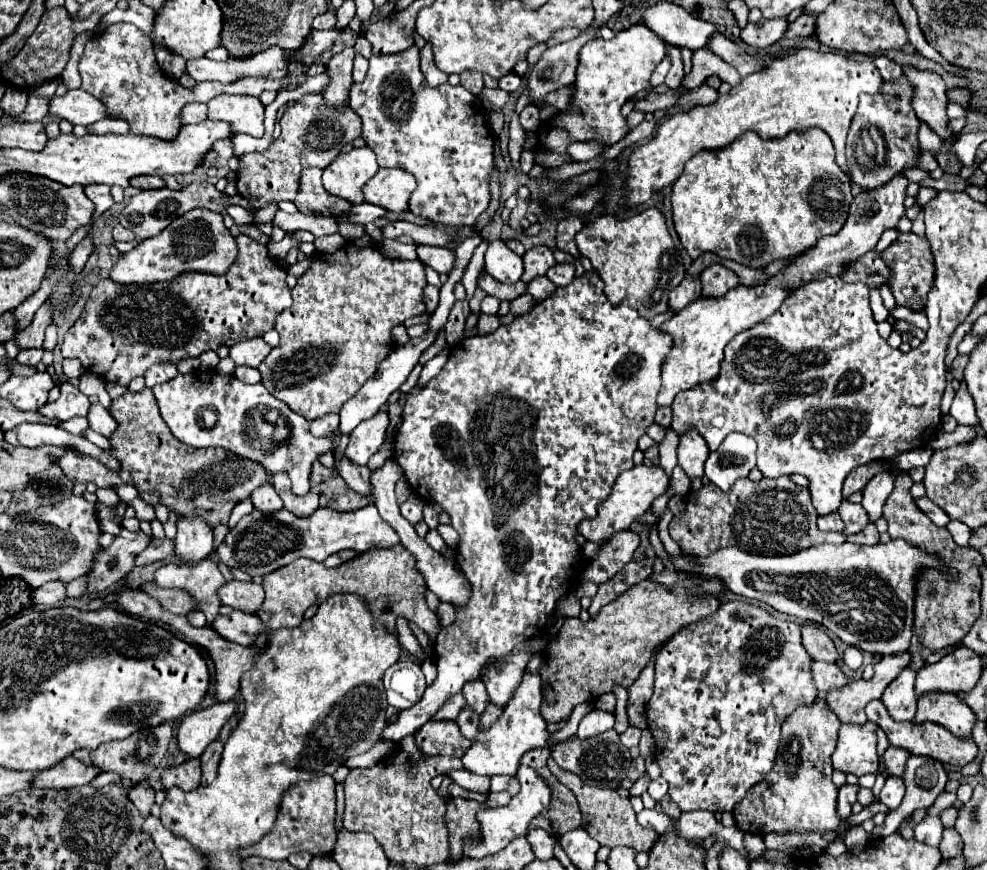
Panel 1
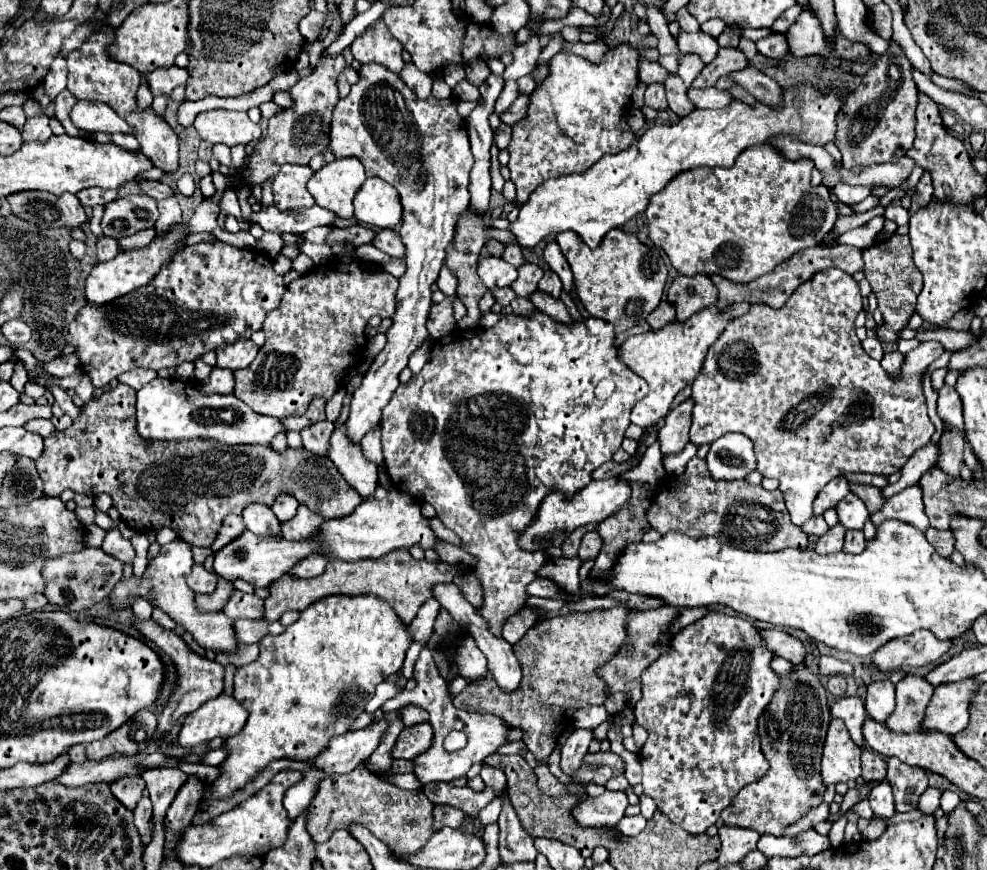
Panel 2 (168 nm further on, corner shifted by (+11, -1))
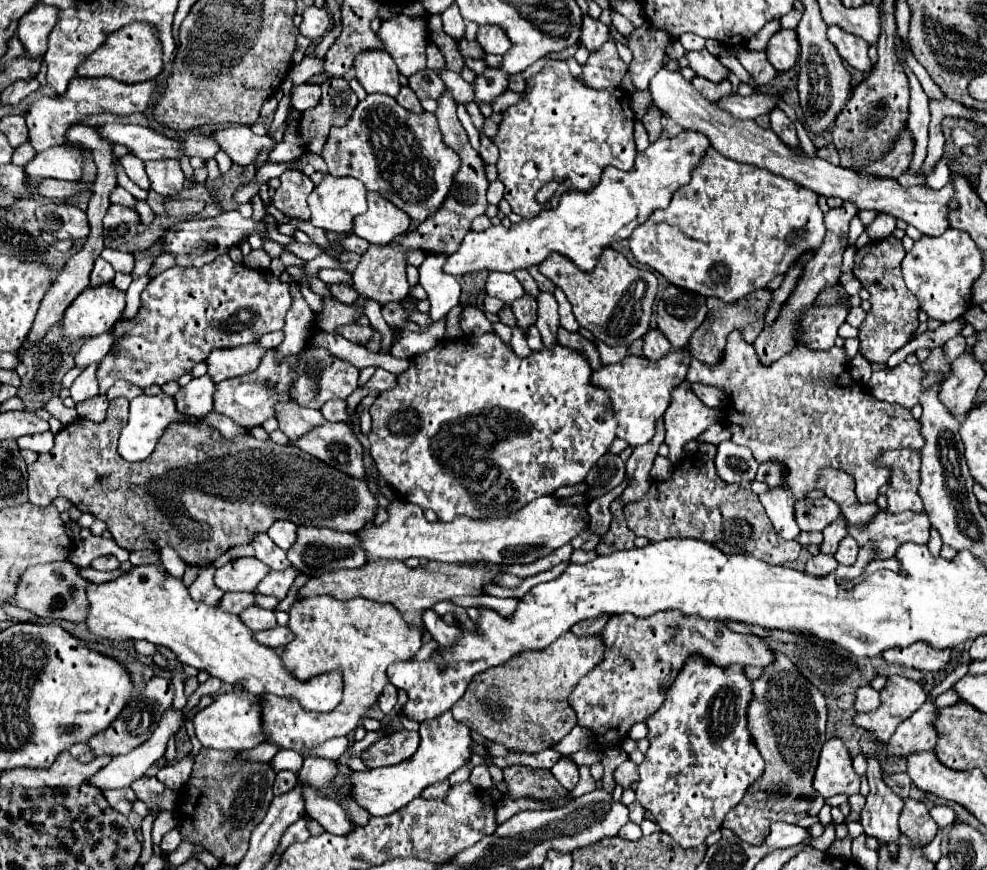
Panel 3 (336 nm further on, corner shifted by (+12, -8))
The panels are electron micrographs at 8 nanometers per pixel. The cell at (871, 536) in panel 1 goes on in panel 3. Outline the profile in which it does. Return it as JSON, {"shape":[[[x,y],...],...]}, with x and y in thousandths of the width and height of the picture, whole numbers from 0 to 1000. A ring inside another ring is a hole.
{"shape":[[[854,617],[852,624],[850,624],[850,631],[846,636],[846,643],[852,647],[852,649],[864,649],[868,645],[868,636],[870,636],[870,629],[866,624],[864,617]]]}

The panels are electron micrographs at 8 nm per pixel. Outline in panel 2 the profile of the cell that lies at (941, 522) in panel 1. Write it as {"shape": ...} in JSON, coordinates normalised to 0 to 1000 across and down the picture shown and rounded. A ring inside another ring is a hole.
{"shape":[[[922,559],[914,566],[910,566],[908,570],[900,572],[896,584],[881,593],[886,605],[892,605],[896,598],[902,598],[902,595],[924,602],[926,607],[930,607],[934,611],[938,611],[942,607],[940,593],[936,589],[936,579],[934,579],[934,566],[930,559]]]}

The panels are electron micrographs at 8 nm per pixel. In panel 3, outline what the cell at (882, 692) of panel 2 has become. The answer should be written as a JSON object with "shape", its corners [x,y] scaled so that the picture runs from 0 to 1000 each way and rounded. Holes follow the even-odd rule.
{"shape":[[[874,787],[866,794],[866,808],[864,815],[866,817],[884,817],[887,813],[891,813],[891,794],[882,792],[880,787]]]}

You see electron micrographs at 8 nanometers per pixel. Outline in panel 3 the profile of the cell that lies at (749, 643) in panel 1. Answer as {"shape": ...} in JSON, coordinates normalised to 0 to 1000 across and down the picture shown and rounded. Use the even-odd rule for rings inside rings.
{"shape":[[[700,755],[700,757],[696,760],[696,764],[692,767],[692,771],[686,776],[684,785],[676,792],[674,806],[672,806],[670,815],[668,815],[664,822],[660,822],[660,824],[656,826],[656,836],[658,836],[658,847],[656,847],[656,849],[658,849],[660,859],[658,859],[658,863],[653,866],[651,877],[647,879],[647,891],[649,891],[649,895],[647,895],[647,900],[645,900],[643,914],[645,914],[645,921],[647,921],[656,932],[660,932],[660,934],[664,937],[664,941],[666,941],[668,951],[672,953],[672,957],[680,960],[680,962],[682,962],[690,974],[694,974],[694,976],[712,971],[712,969],[714,969],[714,962],[716,962],[718,957],[726,955],[726,953],[730,951],[733,939],[753,918],[757,905],[759,905],[761,900],[765,900],[765,898],[773,891],[773,870],[769,868],[769,863],[765,861],[765,856],[763,856],[763,852],[761,852],[761,845],[759,845],[759,838],[757,838],[757,824],[755,824],[757,810],[759,810],[761,801],[763,801],[763,799],[761,799],[761,783],[753,776],[753,767],[751,767],[751,764],[745,764],[745,767],[720,767],[720,762],[716,762],[716,757],[712,757],[712,755],[702,757],[702,755]]]}

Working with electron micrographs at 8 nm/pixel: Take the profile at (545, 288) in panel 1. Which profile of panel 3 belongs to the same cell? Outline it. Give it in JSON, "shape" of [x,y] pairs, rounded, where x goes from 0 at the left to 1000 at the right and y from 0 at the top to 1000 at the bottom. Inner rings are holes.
{"shape":[[[566,378],[566,394],[568,394],[570,399],[576,399],[576,401],[581,401],[581,403],[591,406],[591,410],[595,410],[595,415],[599,417],[599,424],[601,424],[601,426],[605,426],[607,422],[611,422],[611,417],[609,417],[609,413],[607,413],[605,399],[603,399],[599,392],[595,392],[593,387],[589,387],[587,383],[576,383],[576,380],[572,380],[572,378]]]}

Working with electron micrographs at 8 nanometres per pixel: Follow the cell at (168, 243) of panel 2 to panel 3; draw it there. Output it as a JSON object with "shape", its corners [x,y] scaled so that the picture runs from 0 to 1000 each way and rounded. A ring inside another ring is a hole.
{"shape":[[[114,328],[88,330],[64,360],[62,385],[68,392],[96,387],[114,378],[127,355],[127,337]]]}

